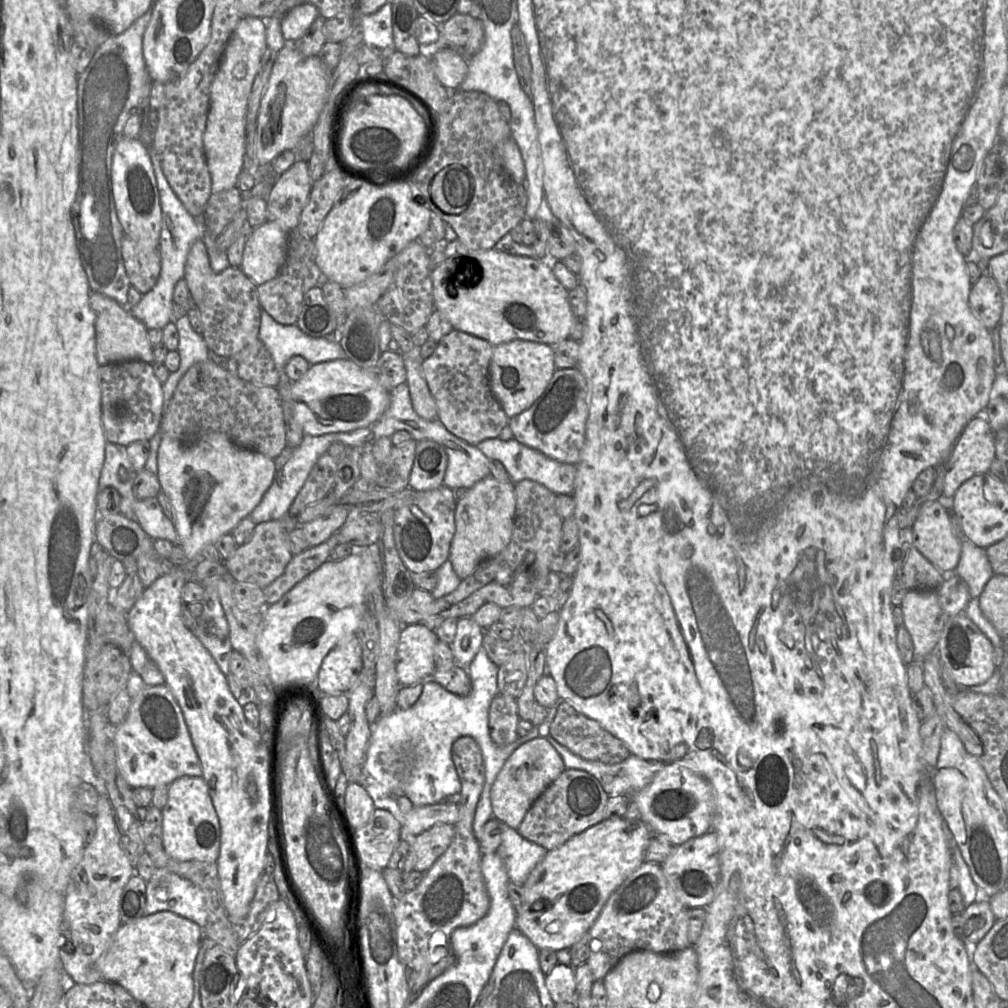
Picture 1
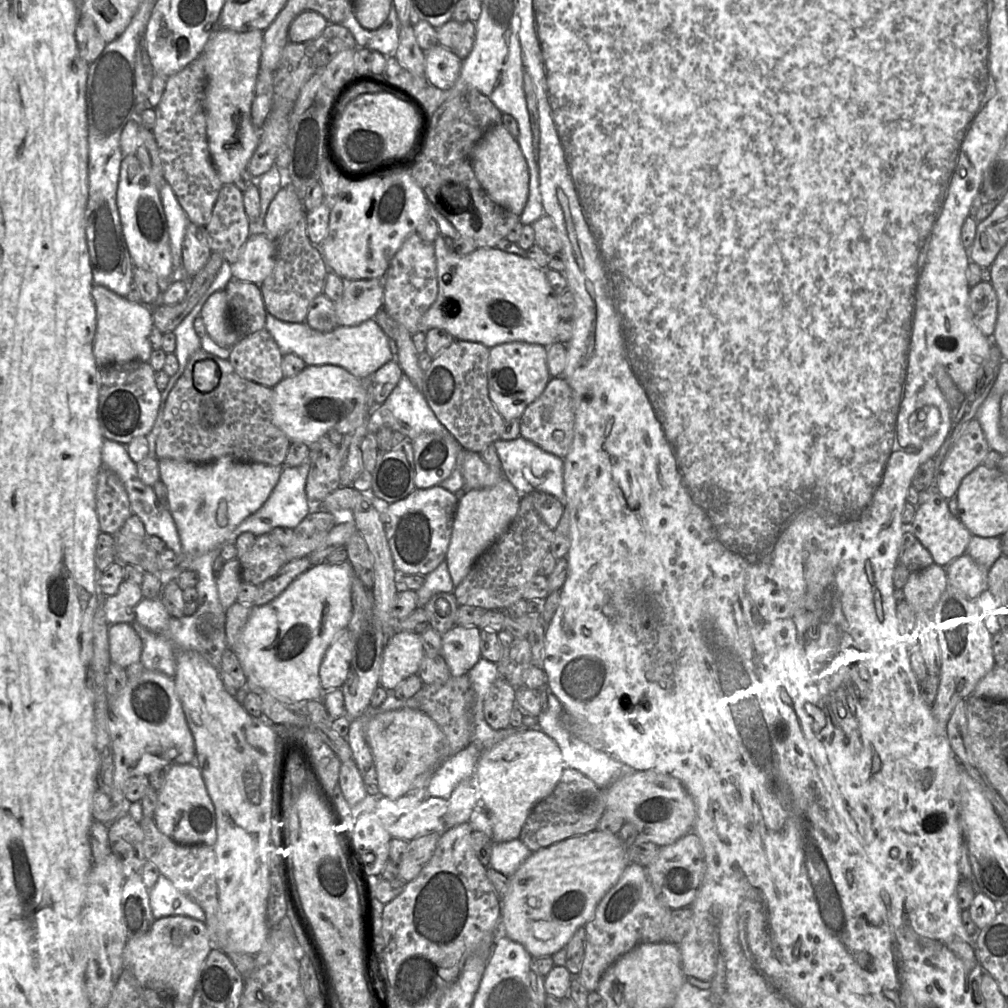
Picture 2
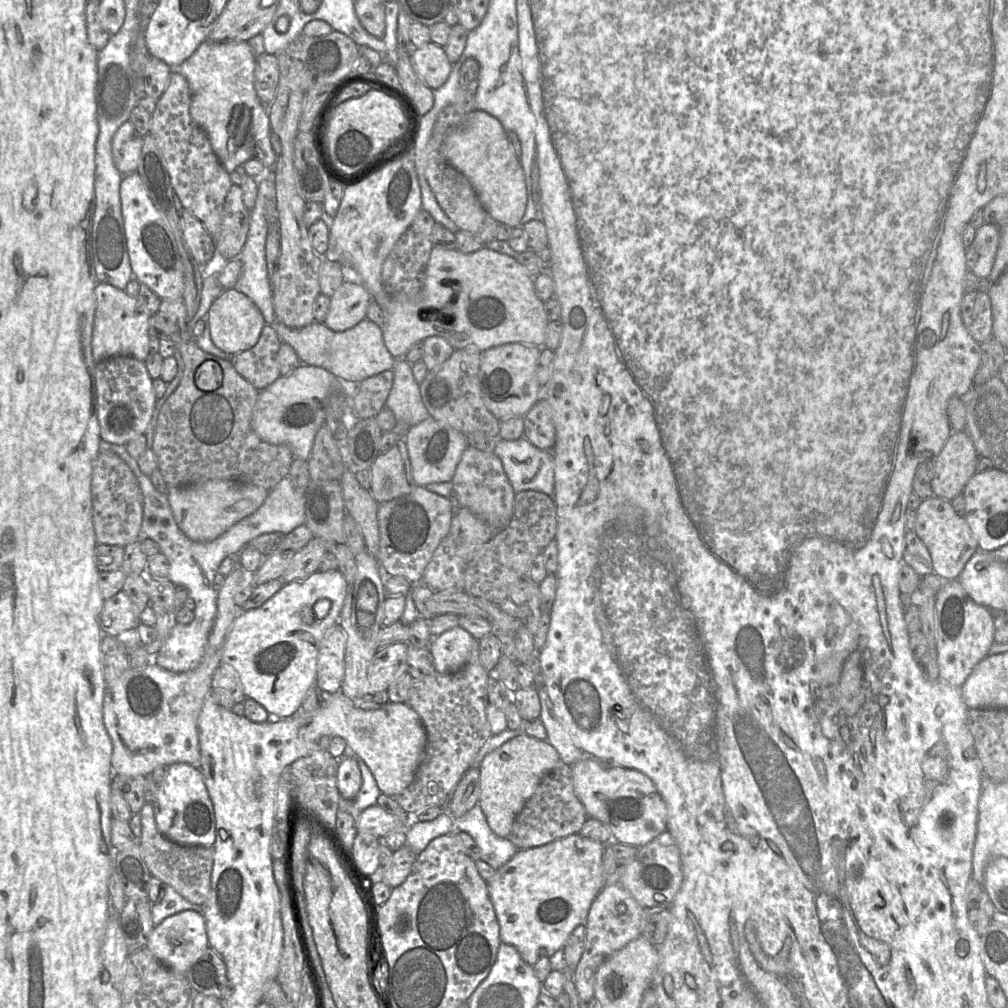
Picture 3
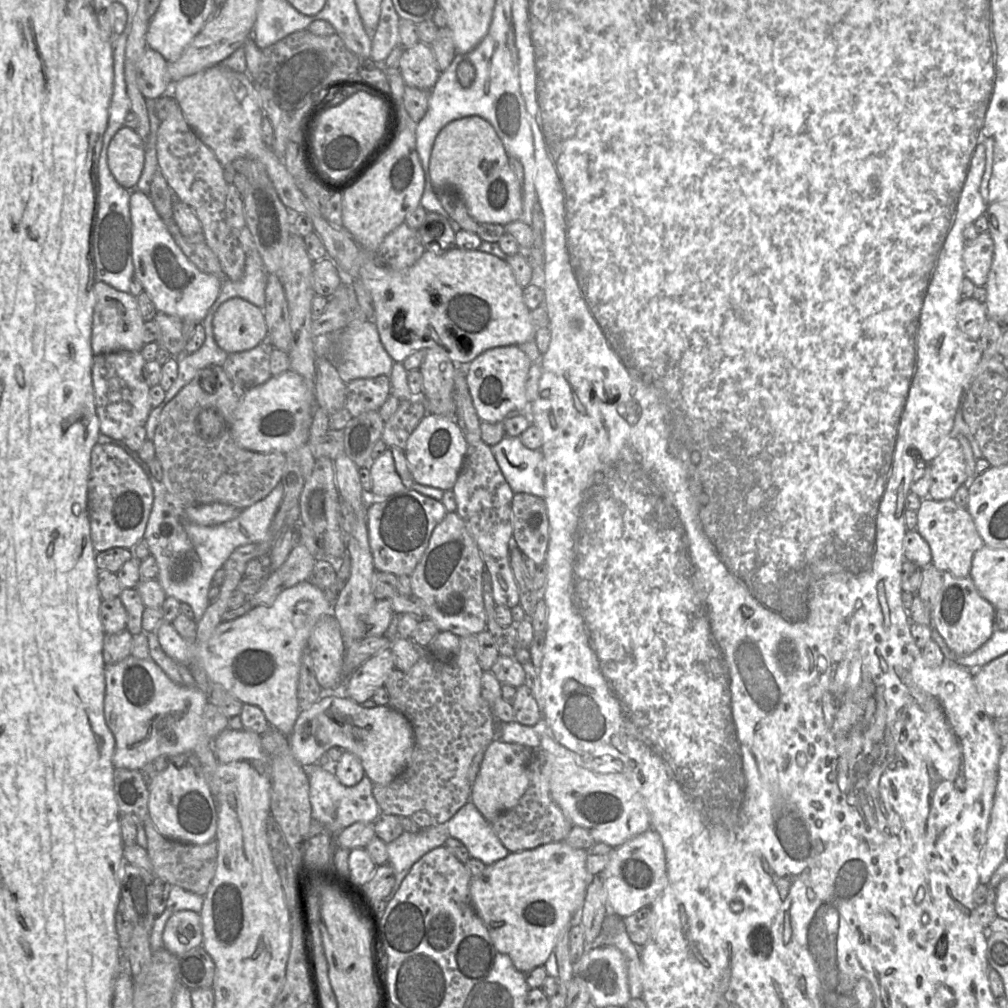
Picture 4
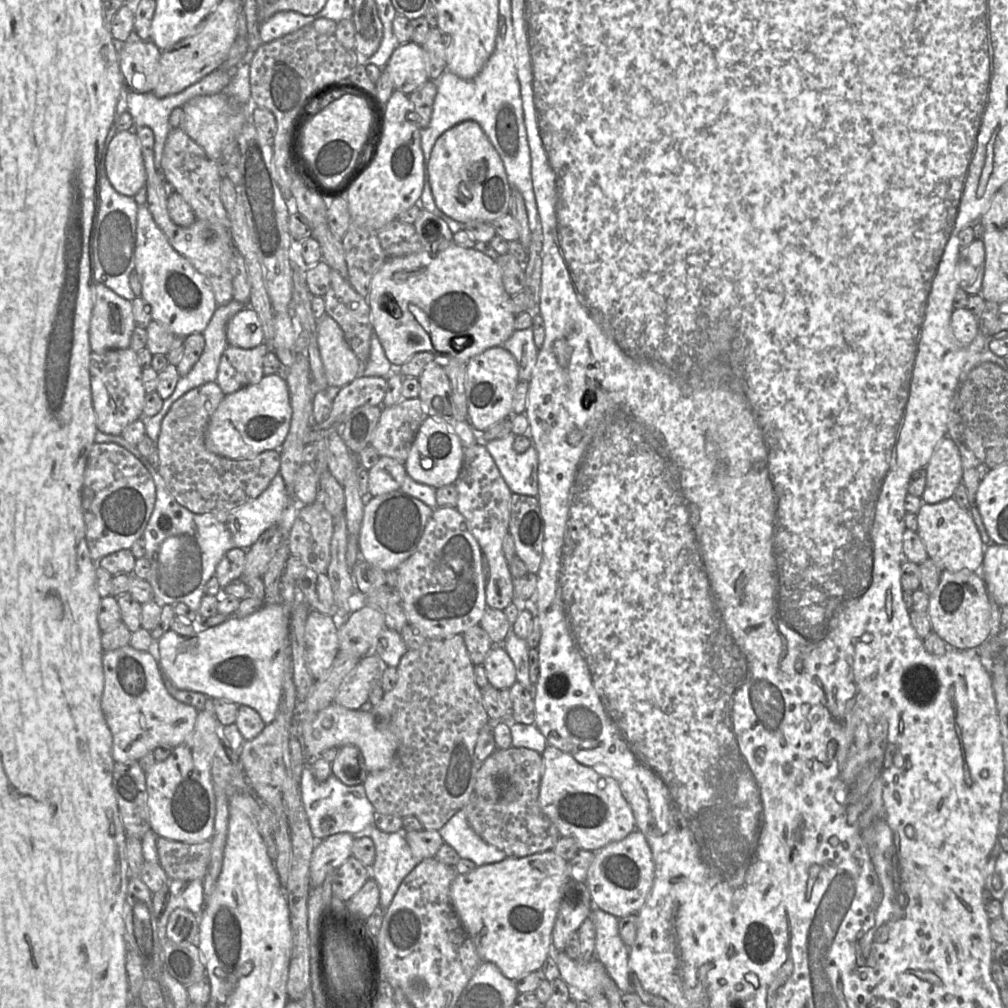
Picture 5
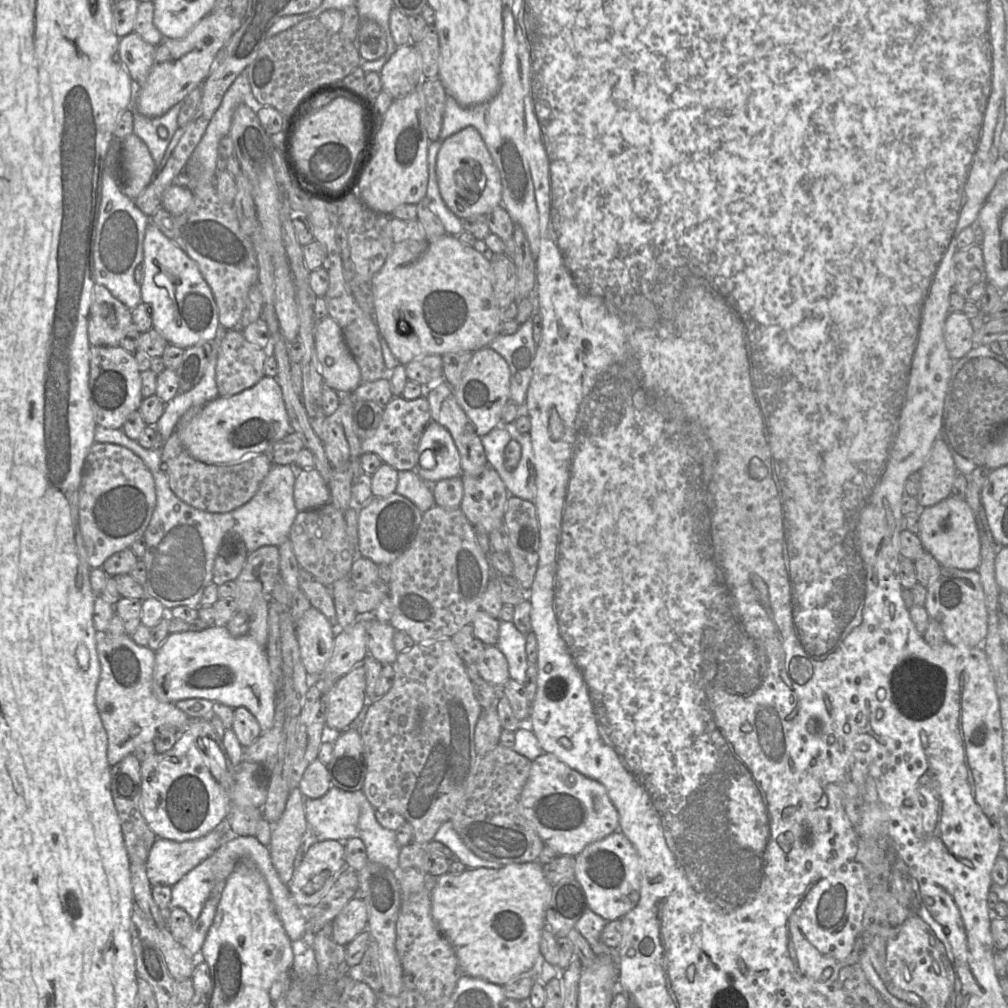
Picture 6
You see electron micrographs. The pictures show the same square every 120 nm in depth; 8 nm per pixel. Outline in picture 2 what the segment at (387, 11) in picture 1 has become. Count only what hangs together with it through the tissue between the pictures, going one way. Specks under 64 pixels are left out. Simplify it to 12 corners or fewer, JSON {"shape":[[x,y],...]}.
{"shape":[[393,4],[376,30],[364,29],[355,15],[341,25],[359,48],[394,56],[400,25]]}

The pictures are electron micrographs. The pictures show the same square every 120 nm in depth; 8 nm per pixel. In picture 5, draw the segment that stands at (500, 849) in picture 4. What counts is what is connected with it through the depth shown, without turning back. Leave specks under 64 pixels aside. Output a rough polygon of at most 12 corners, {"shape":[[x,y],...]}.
{"shape":[[460,809],[438,830],[477,867],[507,855],[486,843]]}

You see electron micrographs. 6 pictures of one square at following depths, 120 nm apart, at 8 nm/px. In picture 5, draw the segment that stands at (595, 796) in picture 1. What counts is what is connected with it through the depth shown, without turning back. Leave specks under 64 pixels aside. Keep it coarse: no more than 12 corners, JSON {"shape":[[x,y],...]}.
{"shape":[[497,748],[516,798],[473,793],[469,825],[507,857],[552,850],[560,834],[539,806],[542,755]]}

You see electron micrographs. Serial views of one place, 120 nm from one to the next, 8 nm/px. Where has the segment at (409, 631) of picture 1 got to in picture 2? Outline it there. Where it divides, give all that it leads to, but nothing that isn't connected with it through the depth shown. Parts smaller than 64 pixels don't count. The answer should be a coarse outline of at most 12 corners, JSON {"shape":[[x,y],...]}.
{"shape":[[421,635],[386,639],[379,686],[392,692],[418,674],[425,656]]}

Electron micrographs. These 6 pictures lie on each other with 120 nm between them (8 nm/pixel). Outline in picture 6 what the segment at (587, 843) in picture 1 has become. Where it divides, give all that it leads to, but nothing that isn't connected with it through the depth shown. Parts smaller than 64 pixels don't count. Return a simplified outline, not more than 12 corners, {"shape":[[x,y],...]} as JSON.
{"shape":[[538,862],[439,876],[431,914],[463,975],[533,968],[552,896]]}

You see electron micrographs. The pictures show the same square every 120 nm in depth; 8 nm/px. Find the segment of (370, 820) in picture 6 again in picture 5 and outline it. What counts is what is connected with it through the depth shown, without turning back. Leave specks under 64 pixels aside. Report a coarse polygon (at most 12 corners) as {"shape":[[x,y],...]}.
{"shape":[[403,832],[385,833],[369,835],[376,856],[370,878],[380,902],[365,920],[376,938],[385,911],[402,880],[419,861]]}

